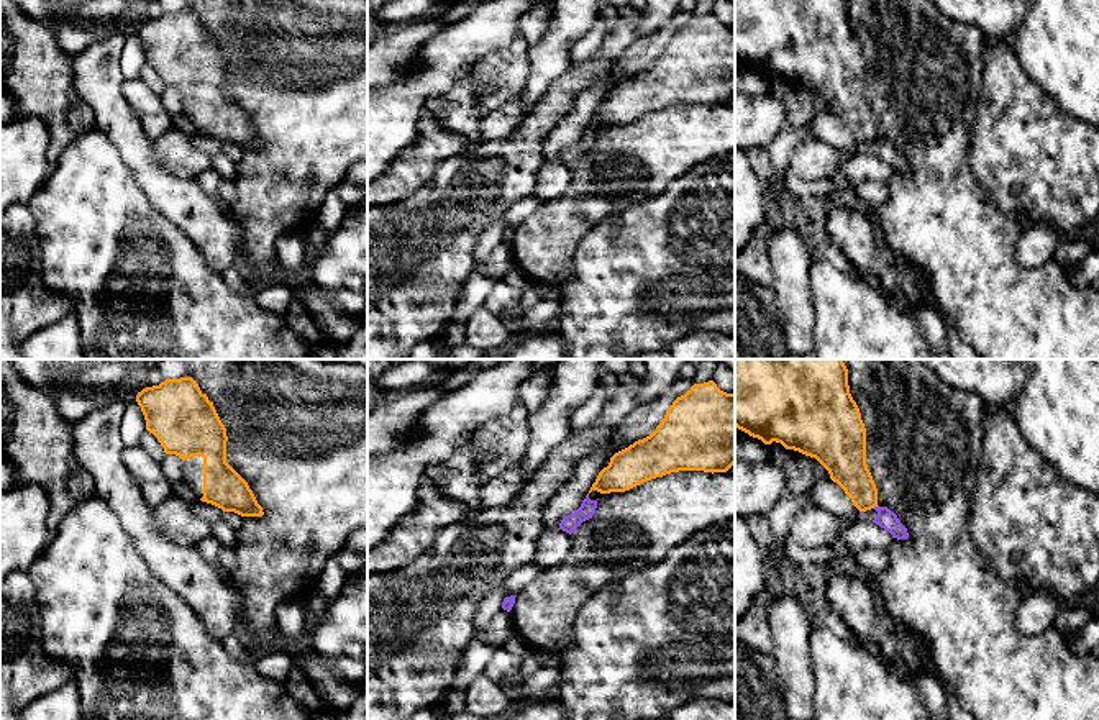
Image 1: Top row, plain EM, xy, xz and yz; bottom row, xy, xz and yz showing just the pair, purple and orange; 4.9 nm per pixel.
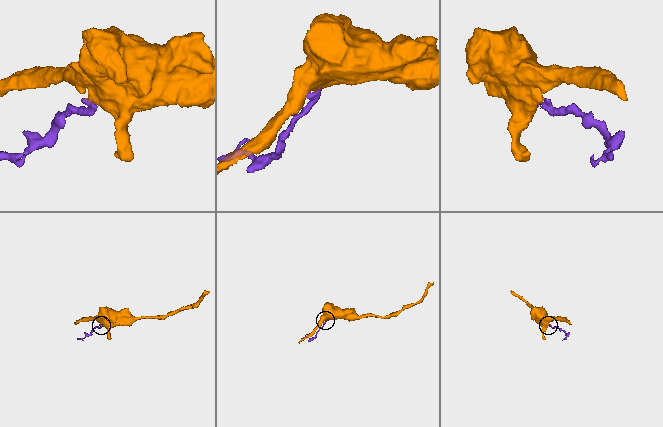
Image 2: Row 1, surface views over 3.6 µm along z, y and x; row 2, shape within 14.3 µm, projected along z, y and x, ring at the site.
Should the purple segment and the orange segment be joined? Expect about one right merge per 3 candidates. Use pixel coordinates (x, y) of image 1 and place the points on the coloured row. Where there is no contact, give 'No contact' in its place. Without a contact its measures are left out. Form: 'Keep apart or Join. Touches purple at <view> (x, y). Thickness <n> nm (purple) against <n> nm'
Keep apart. Touches purple at yz (875, 507). Thickness 90 nm (purple) against 190 nm

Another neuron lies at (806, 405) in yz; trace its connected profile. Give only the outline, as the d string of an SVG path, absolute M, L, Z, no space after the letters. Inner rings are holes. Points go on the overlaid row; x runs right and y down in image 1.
M735 359L735 426L750 436L761 440L764 444L776 441L786 449L794 449L815 458L828 471L830 479L845 490L860 512L878 507L878 489L866 464L866 428L861 420L860 408L850 394L848 369L843 359Z

